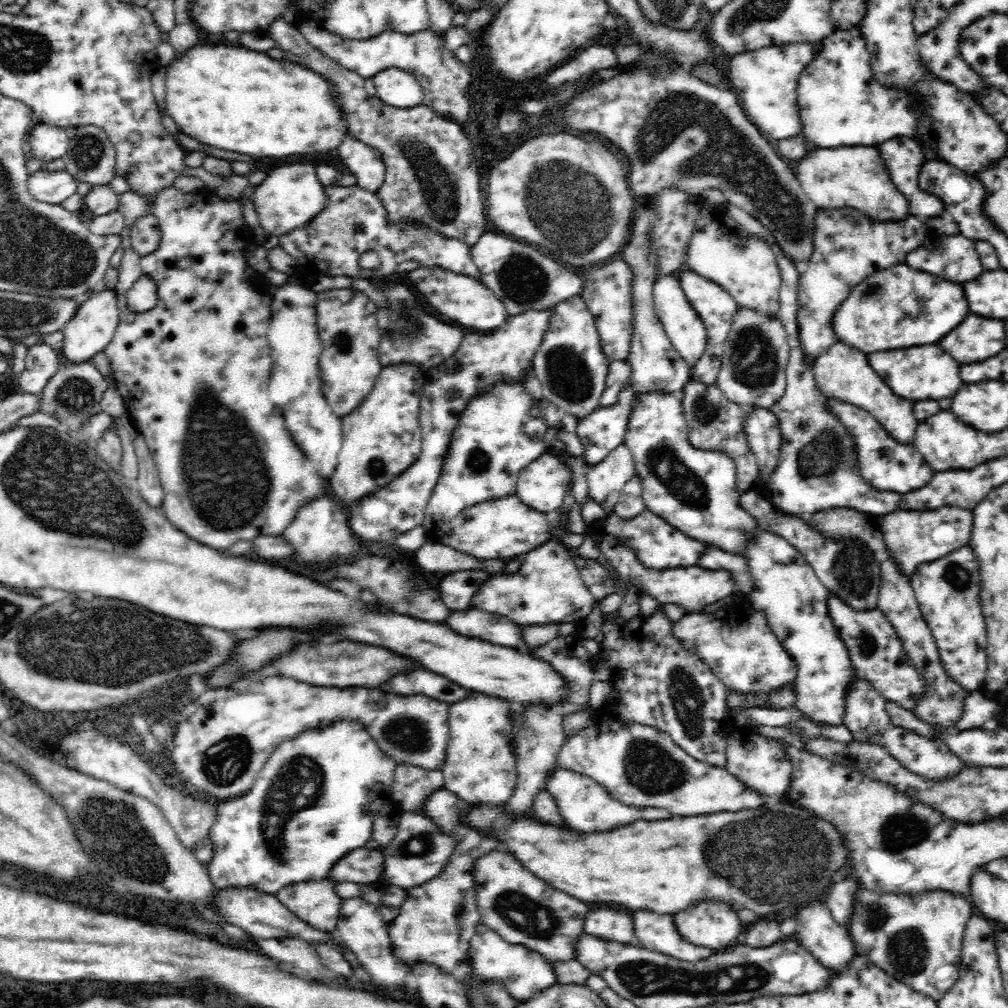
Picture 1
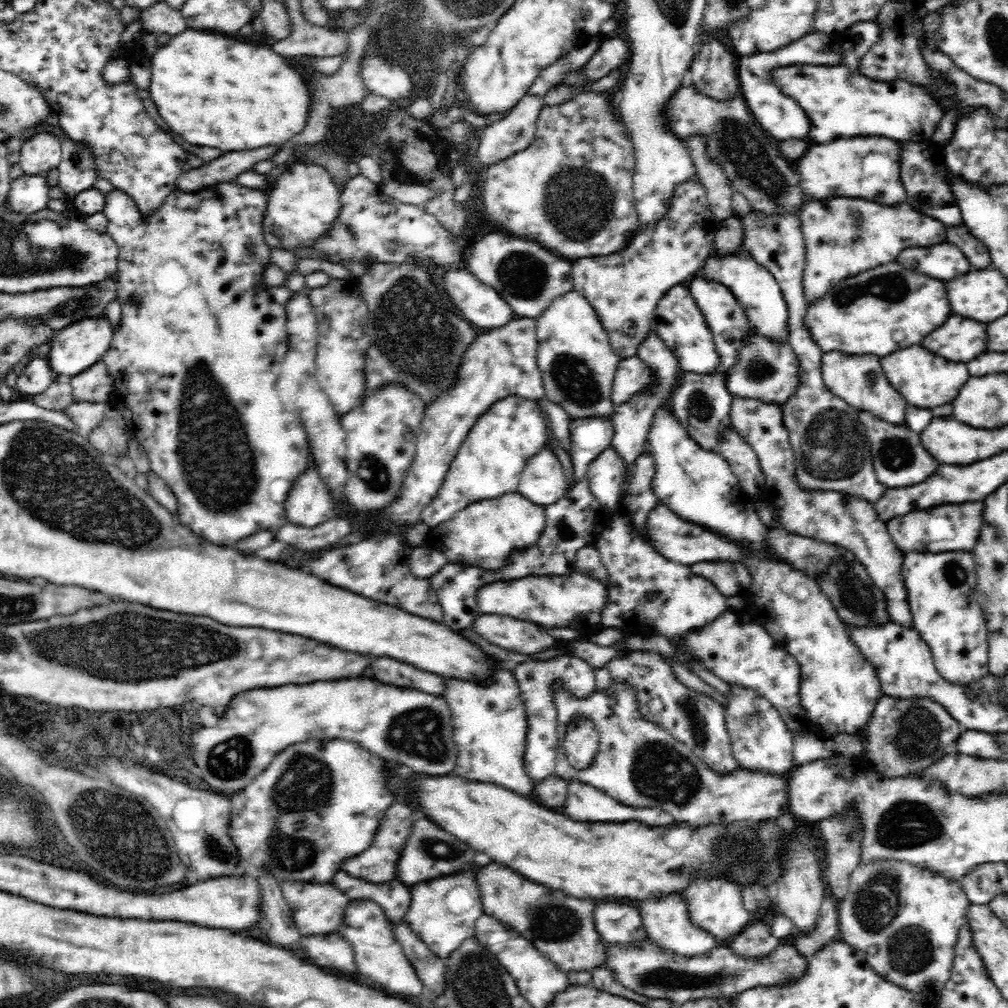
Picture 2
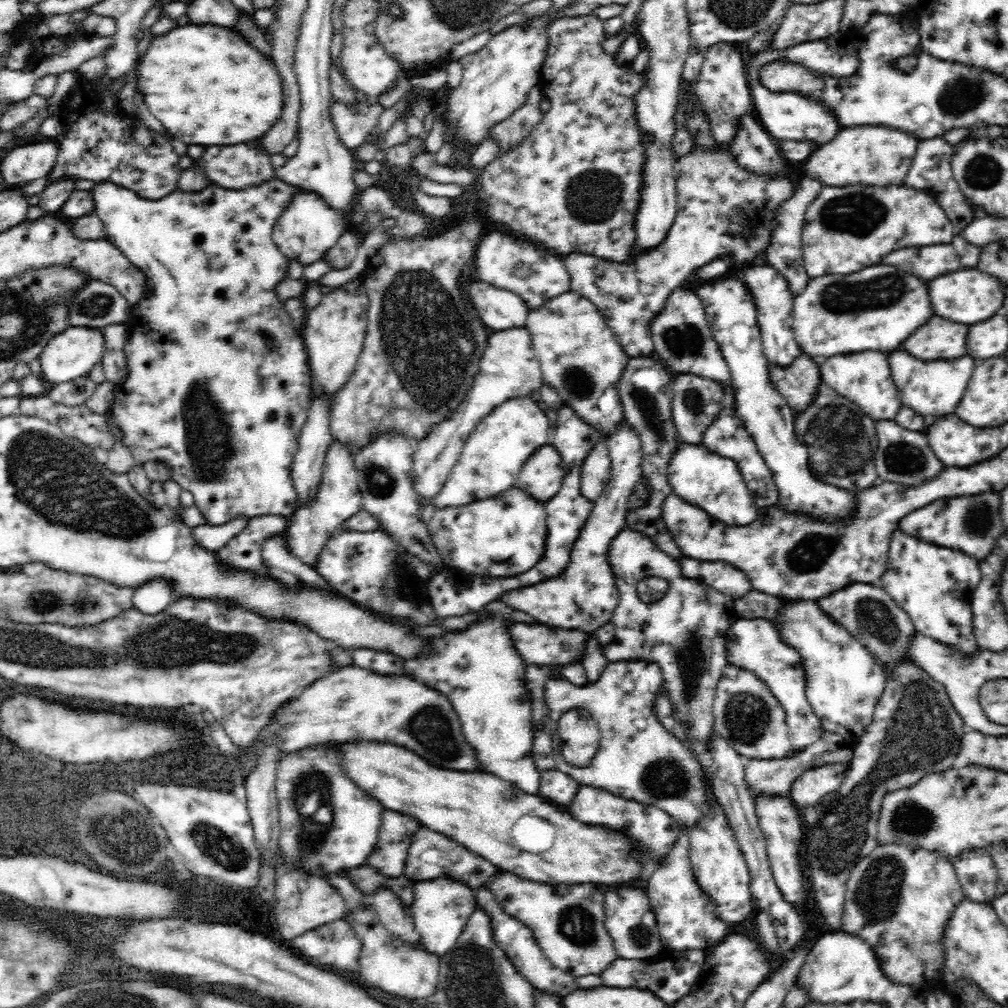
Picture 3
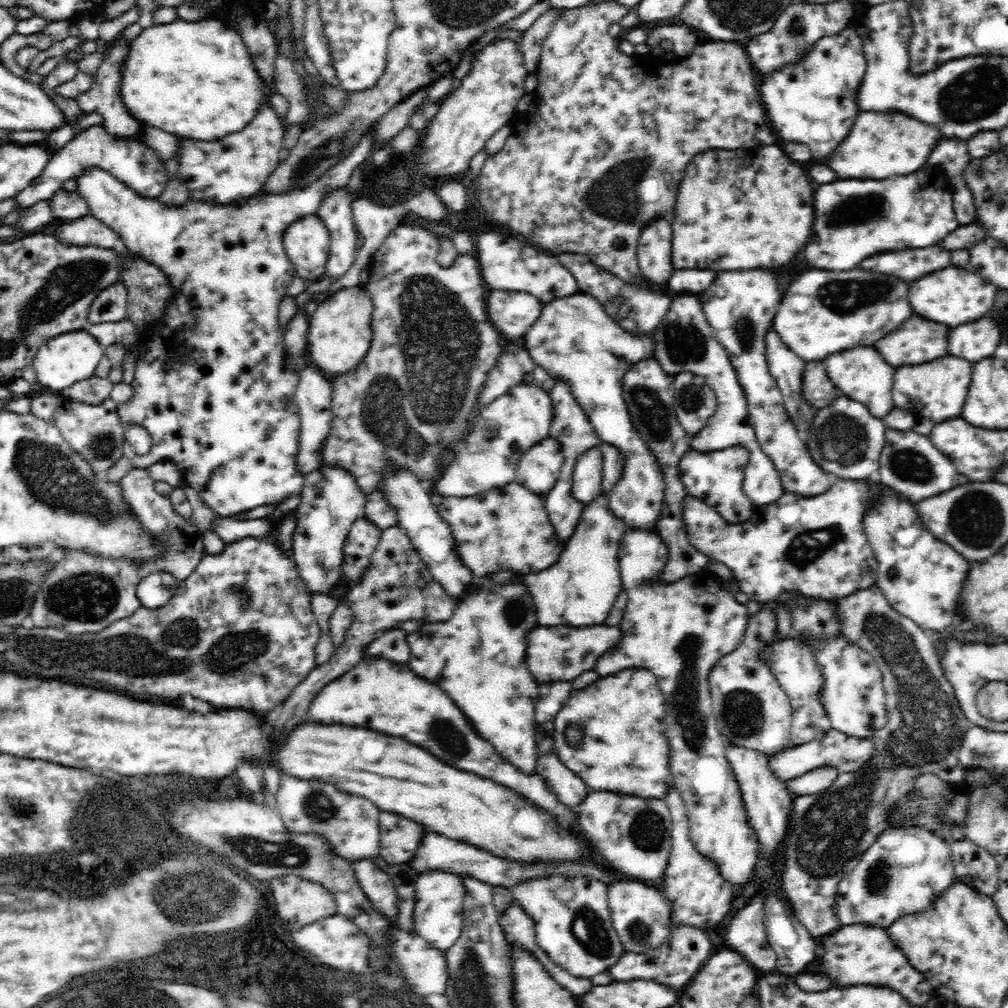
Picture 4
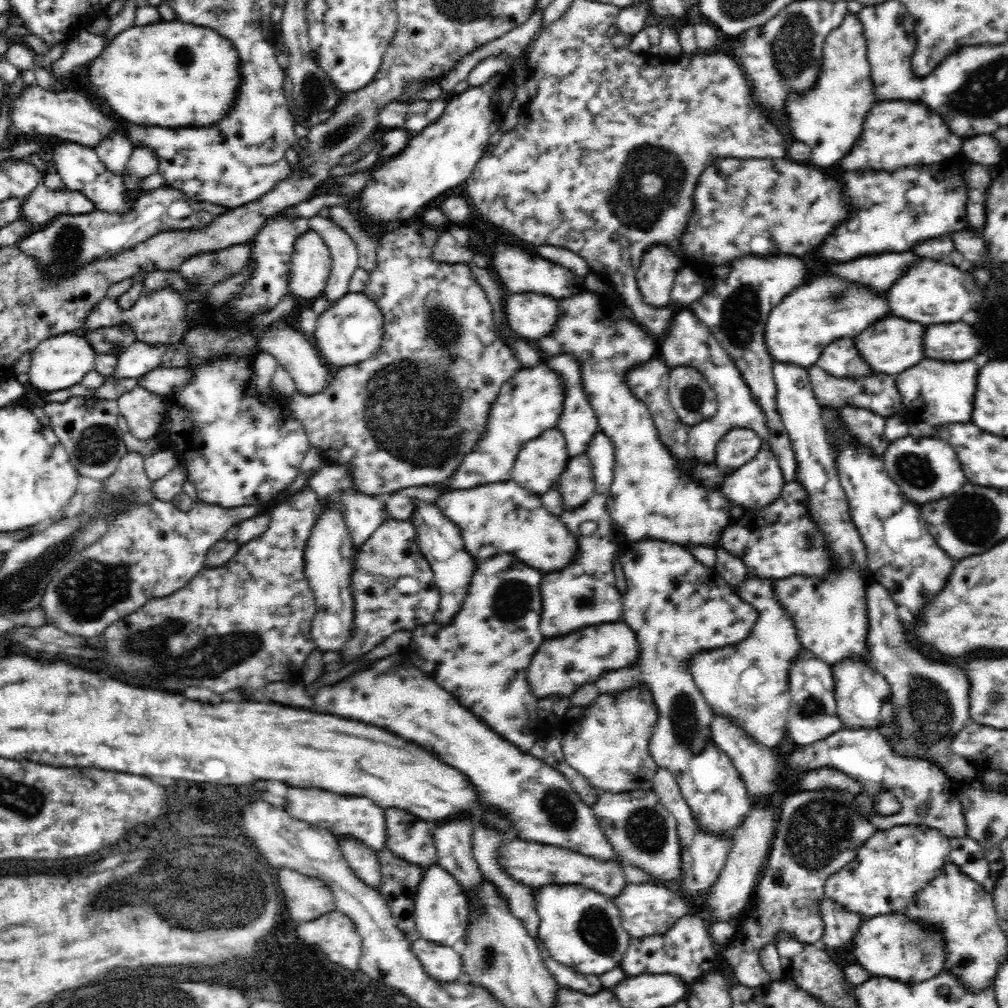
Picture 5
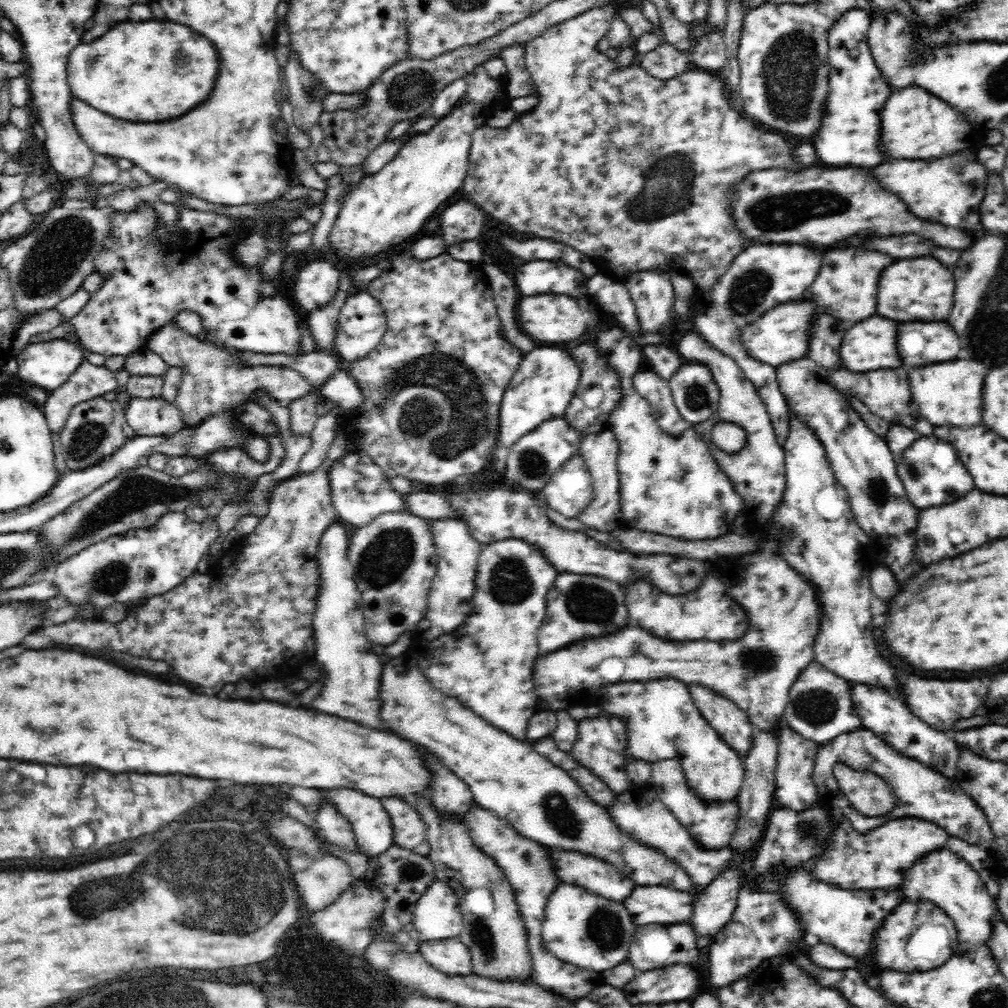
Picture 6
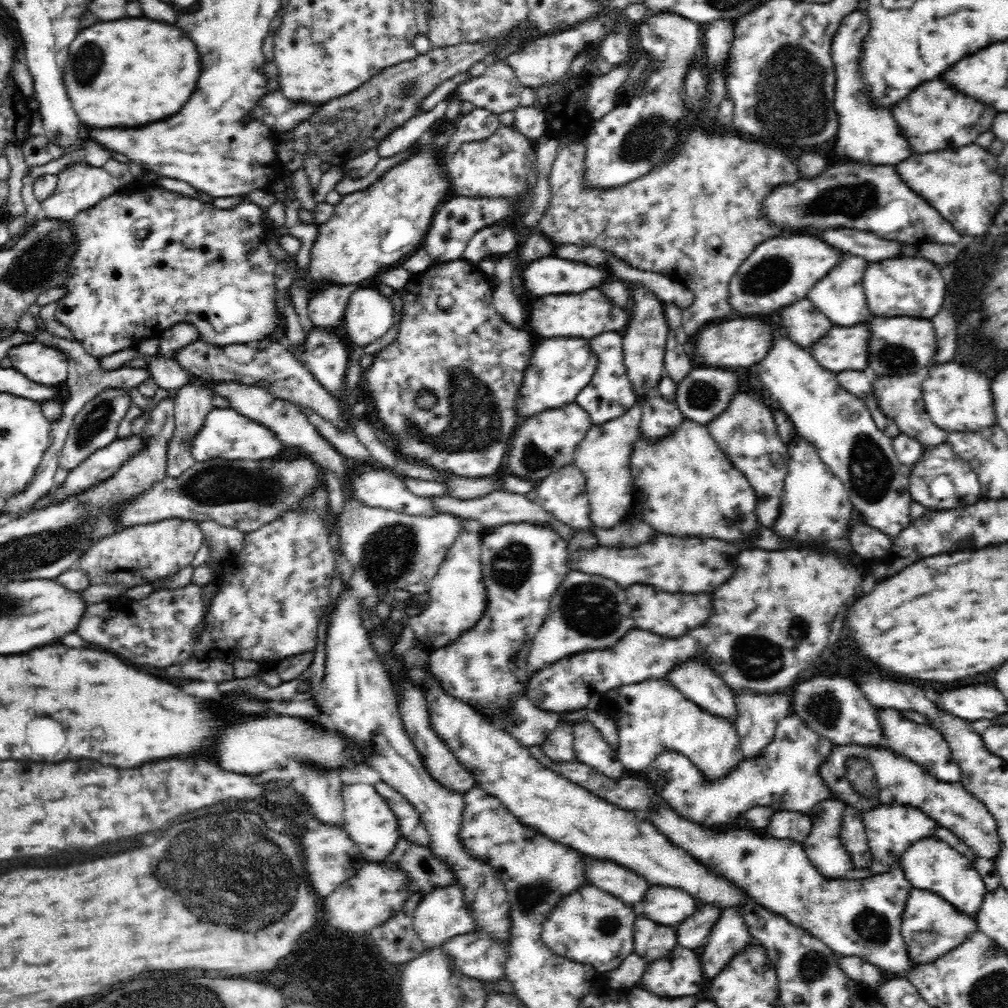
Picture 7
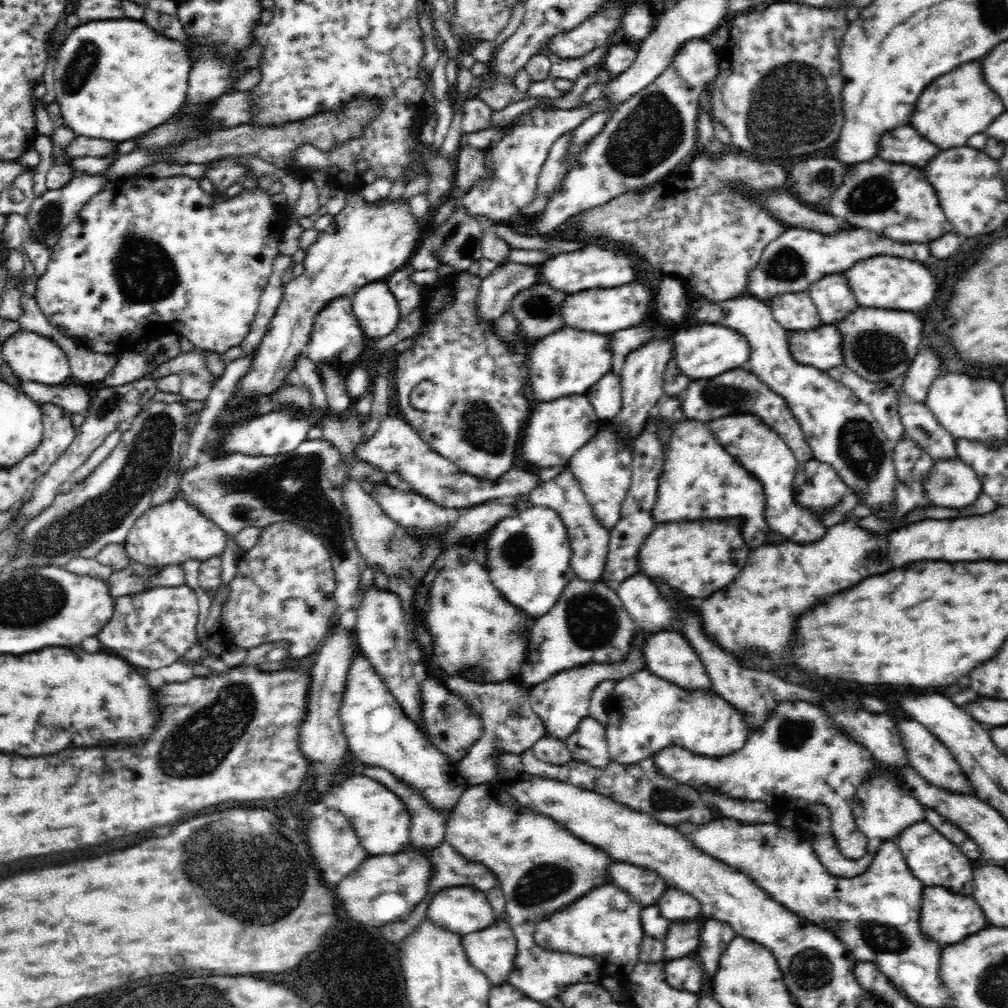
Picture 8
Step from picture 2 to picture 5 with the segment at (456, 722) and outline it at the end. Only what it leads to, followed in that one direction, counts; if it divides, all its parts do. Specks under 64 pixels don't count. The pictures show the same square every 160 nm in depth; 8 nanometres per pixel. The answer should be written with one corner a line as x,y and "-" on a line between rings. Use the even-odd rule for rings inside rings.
504,553
484,559
477,565
471,579
470,592
454,618
446,624
434,622
412,629
411,642
403,653
407,662
417,666
427,677
434,678
482,723
486,723
502,739
514,743
524,753
530,752
538,740
536,708
539,697
532,692
526,678
526,668
544,640
543,634
540,634
540,580
542,572
528,568
512,554

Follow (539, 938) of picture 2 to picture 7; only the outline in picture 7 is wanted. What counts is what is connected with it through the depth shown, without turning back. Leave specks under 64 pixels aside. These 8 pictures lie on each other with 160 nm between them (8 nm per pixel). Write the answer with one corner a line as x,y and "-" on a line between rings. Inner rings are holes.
586,884
558,900
541,925
542,941
557,956
592,965
596,971
605,974
634,953
637,918
635,906
614,898
614,895
594,885

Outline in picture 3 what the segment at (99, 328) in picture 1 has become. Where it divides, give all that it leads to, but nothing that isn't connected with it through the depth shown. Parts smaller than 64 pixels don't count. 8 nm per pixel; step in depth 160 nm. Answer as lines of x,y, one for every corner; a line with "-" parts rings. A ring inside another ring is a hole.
85,326
66,327
60,334
54,335
39,354
42,378
50,382
70,382
74,378
86,377
86,374
102,362
105,353
105,336
102,328

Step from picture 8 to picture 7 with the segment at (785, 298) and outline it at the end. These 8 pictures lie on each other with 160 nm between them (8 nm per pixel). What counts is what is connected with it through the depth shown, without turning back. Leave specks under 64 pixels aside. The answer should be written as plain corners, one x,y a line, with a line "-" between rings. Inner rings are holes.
807,298
802,299
782,307
775,316
789,339
806,350
811,350
834,326
833,322
812,304

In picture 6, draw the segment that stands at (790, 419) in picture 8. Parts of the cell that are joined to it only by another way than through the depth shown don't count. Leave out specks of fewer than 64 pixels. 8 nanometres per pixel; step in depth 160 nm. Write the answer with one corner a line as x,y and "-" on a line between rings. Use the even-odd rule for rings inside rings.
683,363
667,381
679,413
692,426
708,420
718,410
718,385
708,367

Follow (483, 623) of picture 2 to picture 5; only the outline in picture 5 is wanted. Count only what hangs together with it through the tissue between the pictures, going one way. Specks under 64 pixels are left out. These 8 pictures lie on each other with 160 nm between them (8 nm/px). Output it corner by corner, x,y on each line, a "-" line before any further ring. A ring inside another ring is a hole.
622,622
592,625
562,634
556,638
546,638
537,650
538,654
532,656
528,666
527,676
535,696
550,696
550,694
563,694
570,697
577,688
585,682
596,682
604,670
616,670
632,666
638,660
638,643
636,635

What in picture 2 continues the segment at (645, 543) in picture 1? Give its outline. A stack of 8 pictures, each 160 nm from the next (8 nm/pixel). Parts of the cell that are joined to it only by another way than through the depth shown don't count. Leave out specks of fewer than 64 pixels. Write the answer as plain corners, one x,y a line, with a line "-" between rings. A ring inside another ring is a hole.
656,506
644,524
642,534
646,543
652,545
652,549
662,557
683,565
690,566
696,562
712,562
712,560
740,561
740,545
726,539
708,529
694,523
683,521
666,506

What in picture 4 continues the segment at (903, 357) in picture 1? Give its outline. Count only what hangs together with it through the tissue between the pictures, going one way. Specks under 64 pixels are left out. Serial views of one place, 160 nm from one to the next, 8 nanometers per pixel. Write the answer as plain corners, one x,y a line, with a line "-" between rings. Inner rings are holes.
948,354
919,365
902,364
895,372
892,396
895,406
899,409
906,410
908,404
924,404
924,408
916,408
914,412
924,412
924,416
932,418
936,424
962,414
964,398
968,394
973,373
973,363
970,361

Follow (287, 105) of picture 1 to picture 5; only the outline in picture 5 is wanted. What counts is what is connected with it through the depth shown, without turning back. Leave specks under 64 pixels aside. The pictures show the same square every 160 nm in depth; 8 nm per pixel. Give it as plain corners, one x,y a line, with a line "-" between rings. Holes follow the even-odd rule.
160,21
159,23
144,25
135,25
130,30
124,30
122,34
118,34
114,41
109,44
100,53
98,58
95,58
90,63
90,68
86,72
86,80
88,80
88,90
92,92
92,97
106,101
108,105
115,110
115,113
122,118
126,118
128,123
144,126
162,126
162,128
188,128
190,127
209,127
220,122
226,114
228,114
236,104
238,96
240,96
241,72
238,49
235,48
233,42
213,29
184,23
181,21

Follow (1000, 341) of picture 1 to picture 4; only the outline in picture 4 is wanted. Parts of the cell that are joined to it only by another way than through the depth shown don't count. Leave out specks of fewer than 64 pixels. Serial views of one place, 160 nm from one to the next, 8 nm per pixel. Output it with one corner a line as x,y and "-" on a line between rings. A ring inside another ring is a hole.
915,314
874,347
895,369
902,364
919,365
949,354
948,330

